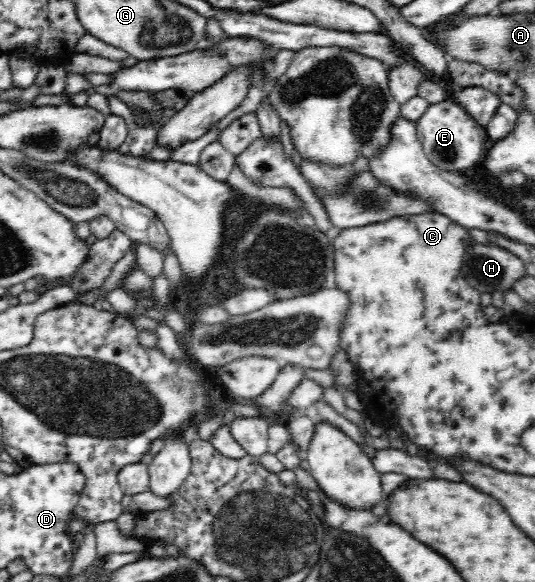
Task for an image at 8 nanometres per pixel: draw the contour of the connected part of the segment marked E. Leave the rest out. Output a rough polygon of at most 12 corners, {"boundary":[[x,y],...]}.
{"boundary":[[447,97],[415,125],[439,169],[482,164],[487,133]]}

